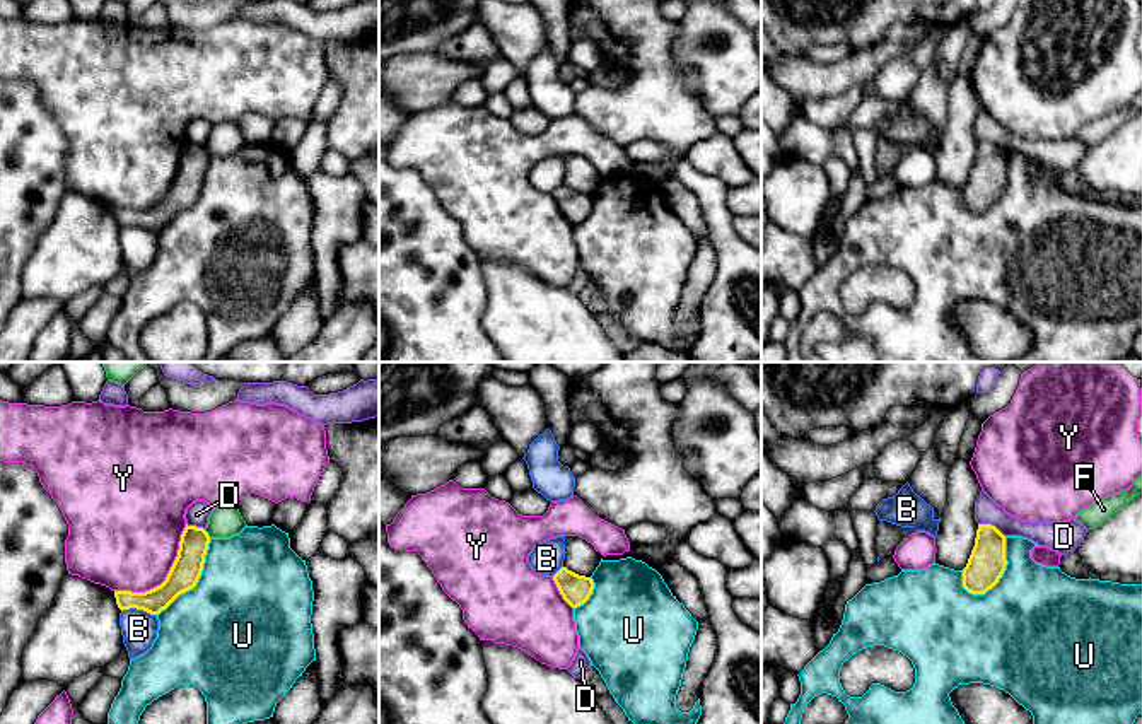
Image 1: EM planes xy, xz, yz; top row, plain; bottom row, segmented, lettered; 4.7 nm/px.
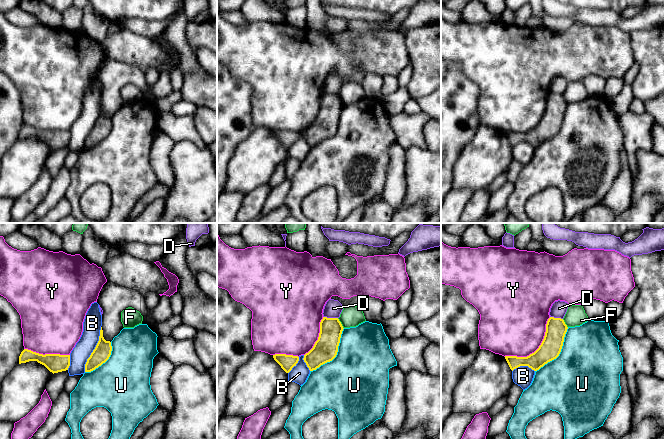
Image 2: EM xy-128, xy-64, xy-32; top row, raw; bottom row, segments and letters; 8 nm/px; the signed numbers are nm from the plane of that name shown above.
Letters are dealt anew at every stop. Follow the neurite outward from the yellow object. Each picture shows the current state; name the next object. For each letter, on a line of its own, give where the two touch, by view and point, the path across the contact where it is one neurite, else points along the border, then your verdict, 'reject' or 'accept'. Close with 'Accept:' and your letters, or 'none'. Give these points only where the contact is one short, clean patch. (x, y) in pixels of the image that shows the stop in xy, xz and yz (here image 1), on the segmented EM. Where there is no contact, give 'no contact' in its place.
B: meets yellow in xy at (139, 608); reject
D: meets yellow in yz at (992, 526); border along yz (978, 523), (989, 523), (1004, 537); reject
F: meets yellow in xy at (207, 533); border along xy (203, 530), (210, 537); reject
U: meets yellow in yz at (1002, 572); reject
Y: meets yellow in xy at (166, 578); reject
Accept: none

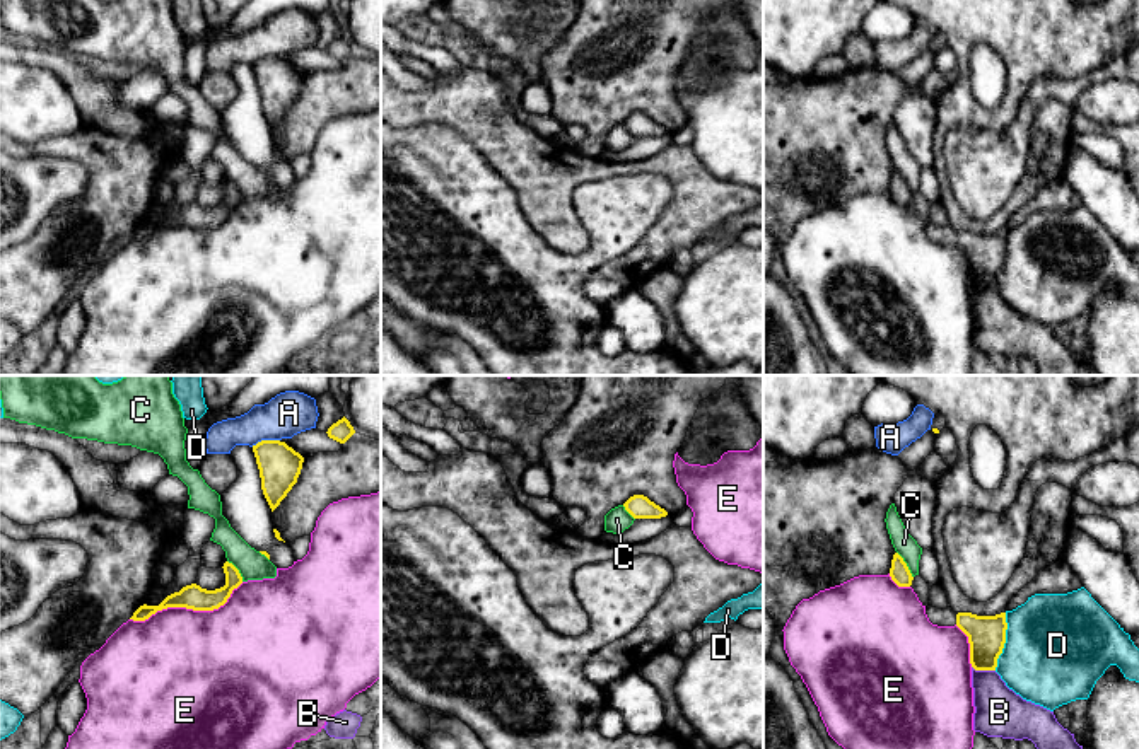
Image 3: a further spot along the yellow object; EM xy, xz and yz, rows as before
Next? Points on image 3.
A: meets yellow in xy at (265, 441); reject
B: meets yellow in yz at (984, 669); reject
C: meets yellow in yz at (905, 565); border along yz (897, 551), (912, 577); reject
D: meets yellow in yz at (1004, 642); reject
E: meets yellow in xy at (188, 608); reject
Accept: none

